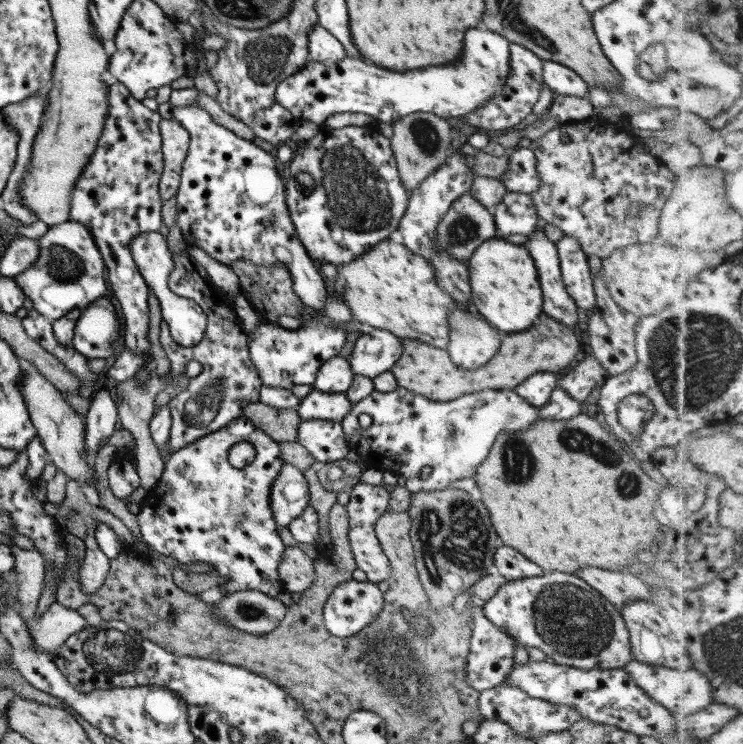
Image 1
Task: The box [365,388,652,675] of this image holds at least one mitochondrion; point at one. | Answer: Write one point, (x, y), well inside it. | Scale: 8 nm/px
(572, 622)

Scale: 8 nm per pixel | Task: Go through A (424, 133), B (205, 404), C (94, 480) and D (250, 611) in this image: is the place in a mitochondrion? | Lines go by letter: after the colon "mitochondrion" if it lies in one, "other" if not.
A: mitochondrion
B: mitochondrion
C: other
D: mitochondrion

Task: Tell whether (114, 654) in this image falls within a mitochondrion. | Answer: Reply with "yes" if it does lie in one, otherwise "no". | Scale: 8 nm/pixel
yes

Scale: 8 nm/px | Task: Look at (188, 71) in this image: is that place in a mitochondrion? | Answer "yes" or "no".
no

